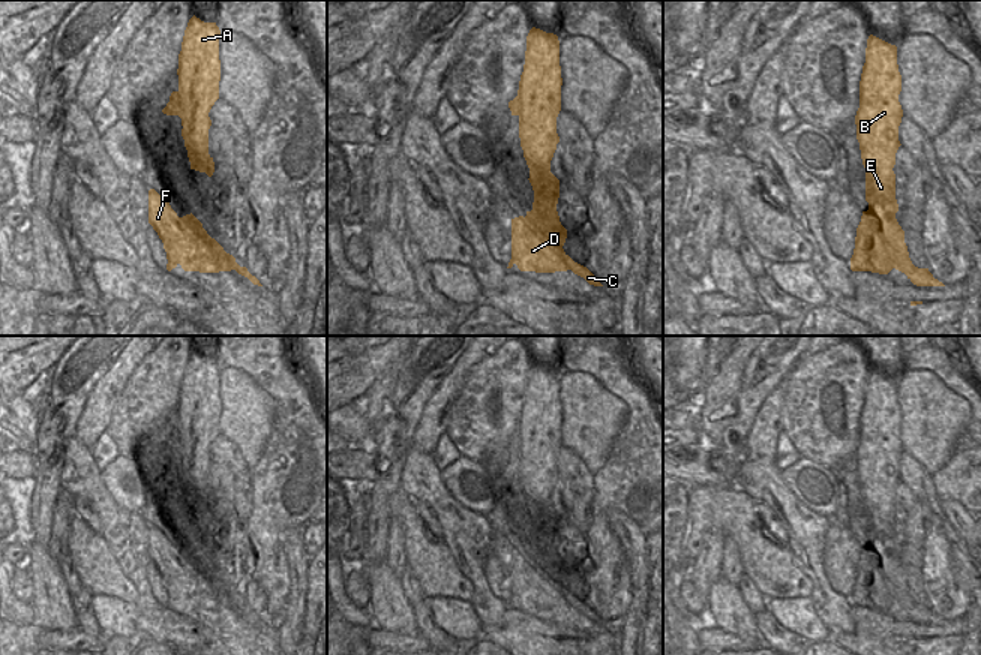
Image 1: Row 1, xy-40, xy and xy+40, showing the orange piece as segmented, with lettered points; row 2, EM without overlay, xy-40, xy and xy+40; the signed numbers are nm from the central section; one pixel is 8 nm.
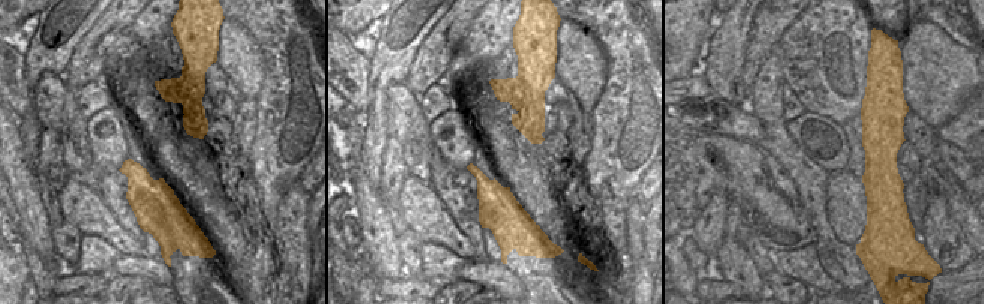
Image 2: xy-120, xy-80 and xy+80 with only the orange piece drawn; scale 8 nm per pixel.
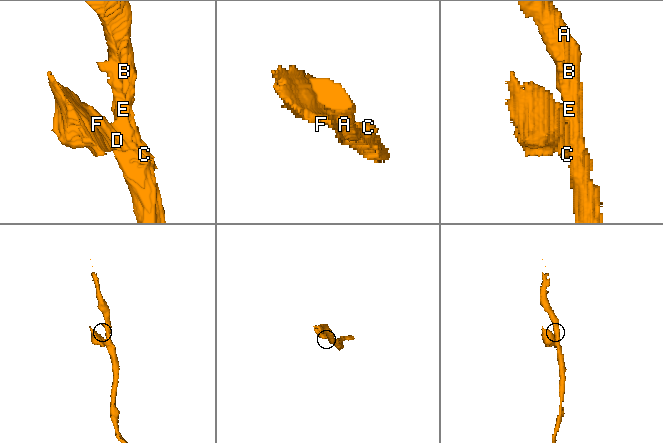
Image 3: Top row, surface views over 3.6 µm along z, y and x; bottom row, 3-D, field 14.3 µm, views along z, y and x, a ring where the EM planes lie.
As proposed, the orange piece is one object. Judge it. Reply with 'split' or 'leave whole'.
split

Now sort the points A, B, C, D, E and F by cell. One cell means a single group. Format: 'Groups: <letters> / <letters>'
Groups: A B C E / D F.

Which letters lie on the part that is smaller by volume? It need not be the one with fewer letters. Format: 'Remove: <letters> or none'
Remove: D, F

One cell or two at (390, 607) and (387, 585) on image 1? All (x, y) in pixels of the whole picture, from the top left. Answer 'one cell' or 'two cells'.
one cell

